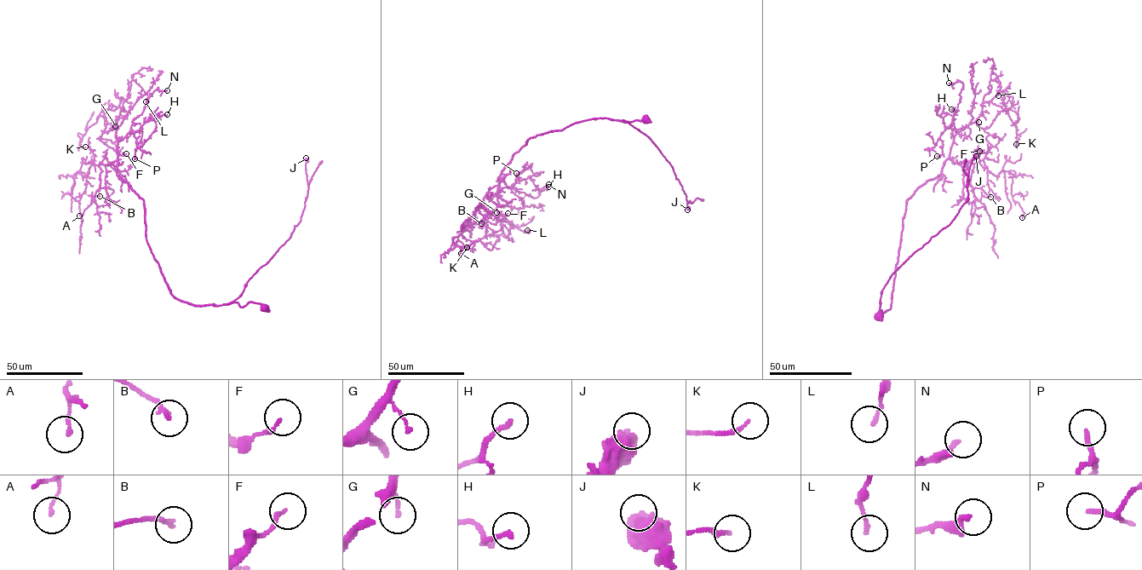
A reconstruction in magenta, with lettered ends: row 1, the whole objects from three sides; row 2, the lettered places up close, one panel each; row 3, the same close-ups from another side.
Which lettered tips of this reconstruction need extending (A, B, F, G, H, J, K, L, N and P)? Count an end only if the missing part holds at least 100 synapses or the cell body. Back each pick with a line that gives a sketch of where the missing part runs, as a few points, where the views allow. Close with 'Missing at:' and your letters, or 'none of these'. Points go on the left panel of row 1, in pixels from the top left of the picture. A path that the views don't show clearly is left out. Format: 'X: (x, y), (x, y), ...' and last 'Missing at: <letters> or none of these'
Missing at: none of these

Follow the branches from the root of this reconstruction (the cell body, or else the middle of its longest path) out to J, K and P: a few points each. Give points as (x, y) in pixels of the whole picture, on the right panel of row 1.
J: (878, 315), (880, 310), (881, 315), (880, 291), (889, 277), (948, 226), (966, 201), (966, 181), (976, 156)
K: (878, 315), (890, 308), (906, 201), (940, 174), (954, 136), (975, 122), (988, 128), (1006, 111), (1016, 144)
P: (878, 315), (890, 308), (906, 201), (941, 173), (953, 141), (950, 128), (940, 136), (943, 153), (937, 156)

